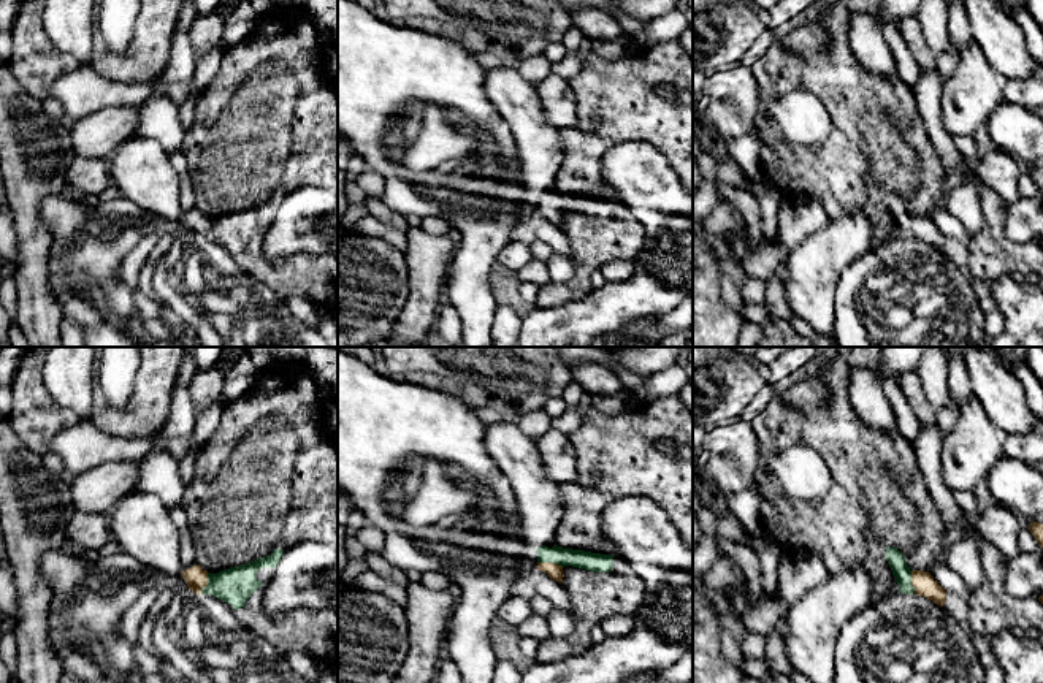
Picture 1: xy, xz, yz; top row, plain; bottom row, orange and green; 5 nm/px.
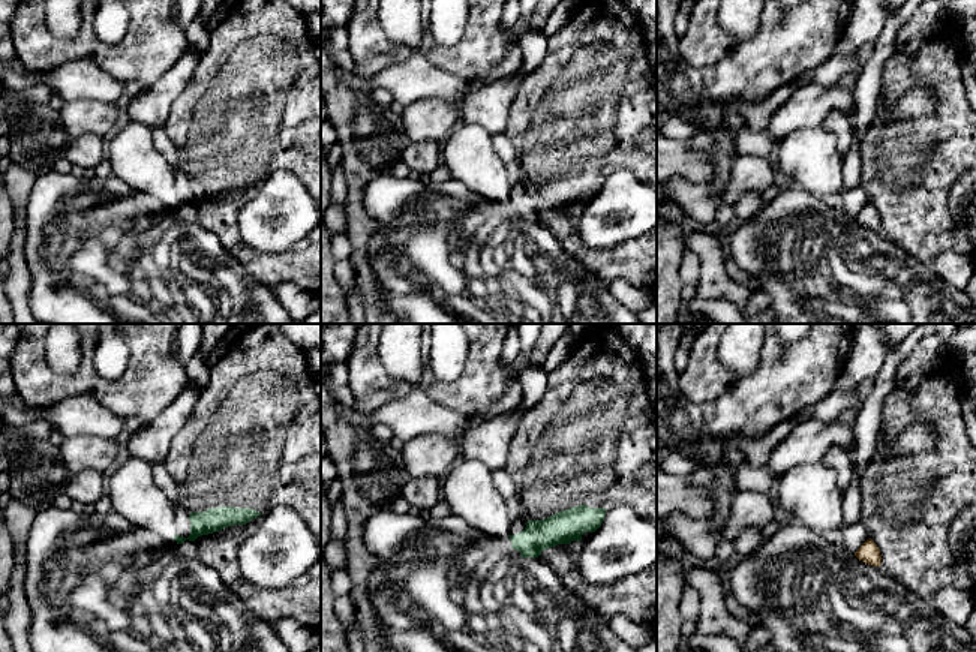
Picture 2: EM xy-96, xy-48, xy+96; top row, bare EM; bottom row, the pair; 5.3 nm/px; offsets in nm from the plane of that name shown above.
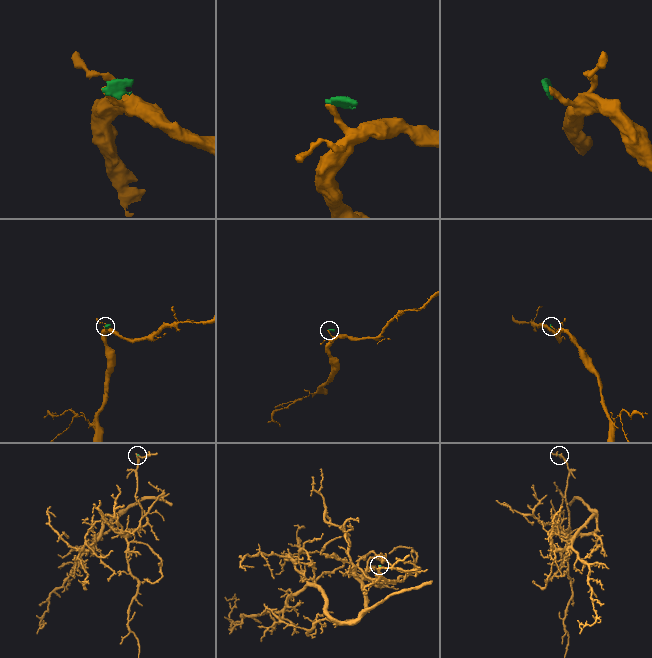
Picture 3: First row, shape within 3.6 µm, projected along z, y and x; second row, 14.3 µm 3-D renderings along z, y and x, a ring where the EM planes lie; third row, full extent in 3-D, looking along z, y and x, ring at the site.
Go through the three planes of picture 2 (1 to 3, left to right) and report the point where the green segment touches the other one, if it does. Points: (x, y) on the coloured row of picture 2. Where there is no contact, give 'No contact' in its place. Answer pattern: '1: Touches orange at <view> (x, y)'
1: No contact
2: No contact
3: No contact

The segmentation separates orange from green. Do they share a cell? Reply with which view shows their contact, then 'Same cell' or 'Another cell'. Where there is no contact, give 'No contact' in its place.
Touches orange in xz. Another cell

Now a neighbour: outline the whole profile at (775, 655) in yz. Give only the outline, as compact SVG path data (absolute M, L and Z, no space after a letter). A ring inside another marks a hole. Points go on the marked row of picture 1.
M774 631L766 635L766 662L774 672L793 675L793 666L785 650L781 631Z

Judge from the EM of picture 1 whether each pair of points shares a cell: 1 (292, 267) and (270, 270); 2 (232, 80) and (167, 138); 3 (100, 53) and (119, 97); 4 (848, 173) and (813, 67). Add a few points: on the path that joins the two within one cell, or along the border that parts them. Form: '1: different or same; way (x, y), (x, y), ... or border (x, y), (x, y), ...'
1: same; way (287, 267), (275, 267)
2: different; border (186, 132), (181, 149)
3: different; border (84, 62), (100, 75), (116, 81), (151, 81)
4: same; way (848, 146), (848, 103), (840, 94)

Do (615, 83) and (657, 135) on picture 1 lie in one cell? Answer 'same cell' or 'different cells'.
same cell

